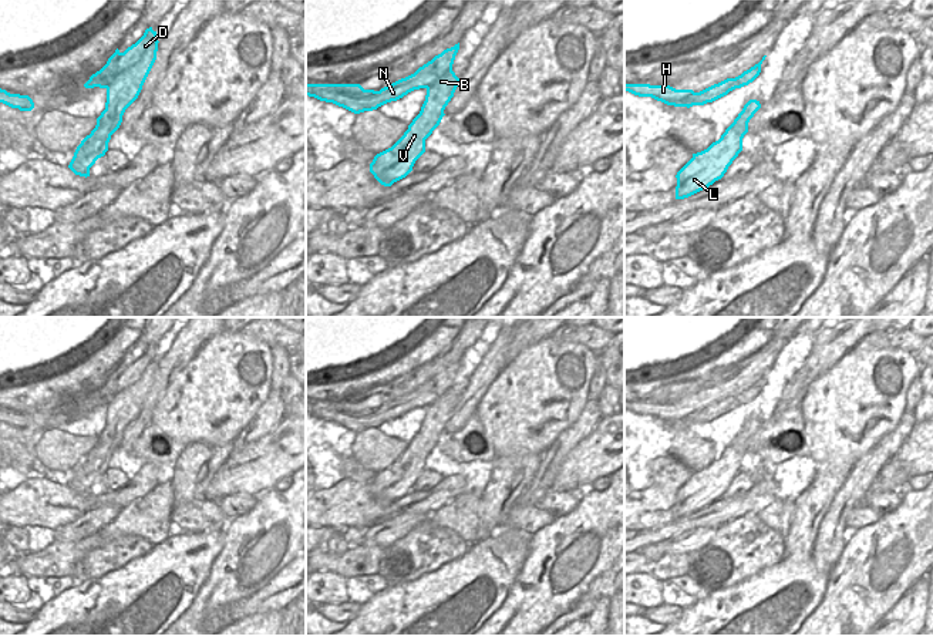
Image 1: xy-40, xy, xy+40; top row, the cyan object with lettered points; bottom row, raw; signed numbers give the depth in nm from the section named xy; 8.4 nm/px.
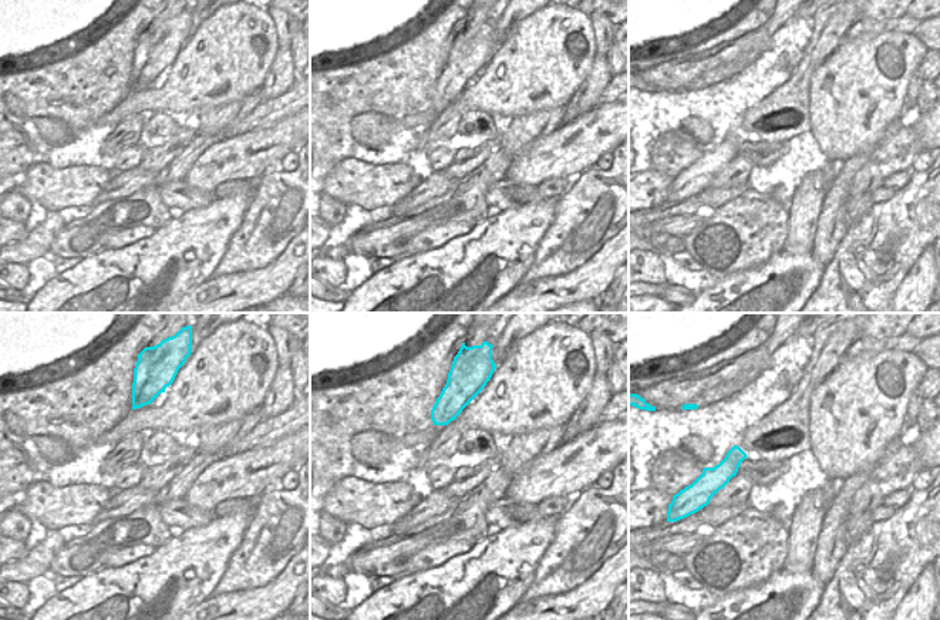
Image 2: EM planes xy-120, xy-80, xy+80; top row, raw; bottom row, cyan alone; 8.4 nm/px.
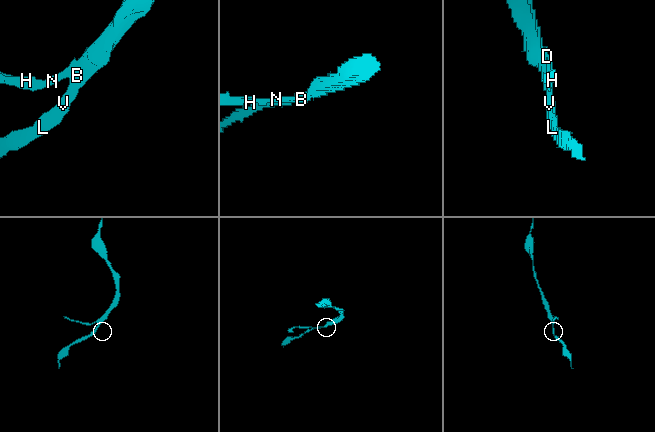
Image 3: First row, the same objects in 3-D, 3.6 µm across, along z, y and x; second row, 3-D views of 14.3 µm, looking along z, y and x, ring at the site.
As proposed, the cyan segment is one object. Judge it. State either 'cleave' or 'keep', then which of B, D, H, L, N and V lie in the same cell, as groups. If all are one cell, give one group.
keep; B D H L N V

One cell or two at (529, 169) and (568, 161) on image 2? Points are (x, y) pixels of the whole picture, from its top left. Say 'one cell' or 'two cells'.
one cell

